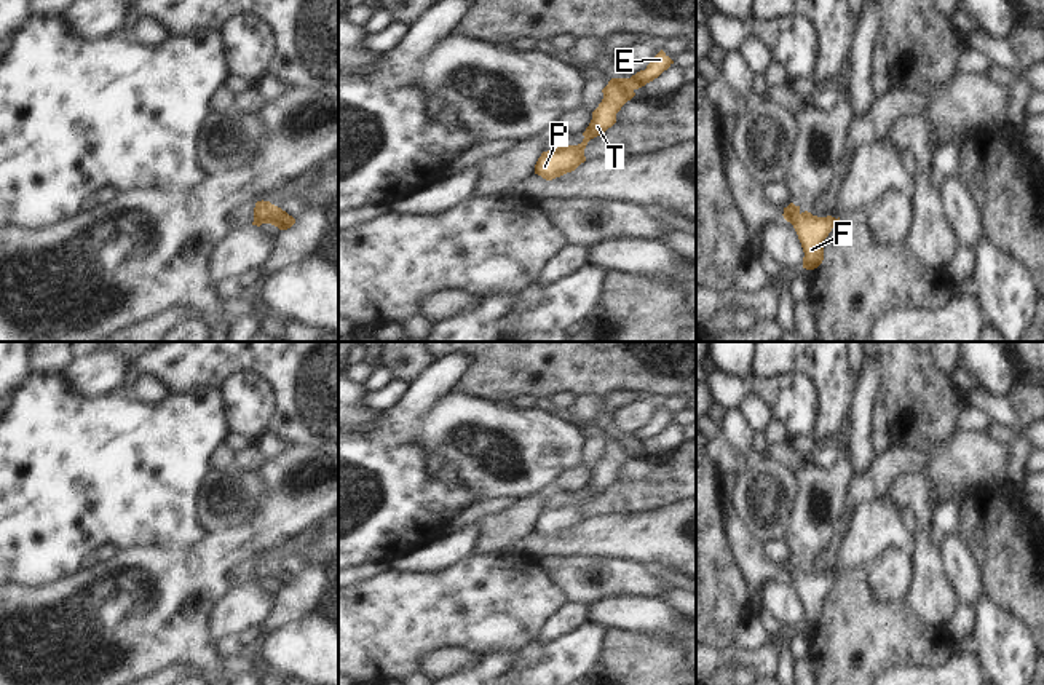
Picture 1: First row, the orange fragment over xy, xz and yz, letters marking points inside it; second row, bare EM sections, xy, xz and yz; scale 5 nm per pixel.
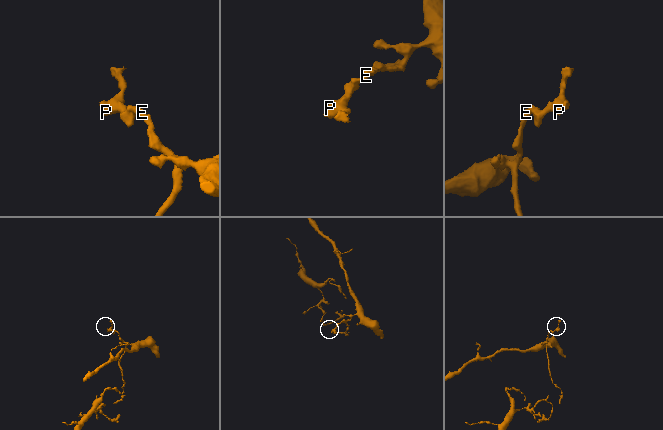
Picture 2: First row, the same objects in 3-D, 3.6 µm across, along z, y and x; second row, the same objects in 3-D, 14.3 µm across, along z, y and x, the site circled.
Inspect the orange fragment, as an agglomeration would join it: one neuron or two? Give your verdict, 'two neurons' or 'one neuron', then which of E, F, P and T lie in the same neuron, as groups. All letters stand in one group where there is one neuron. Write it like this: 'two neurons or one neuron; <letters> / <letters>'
one neuron; E F P T

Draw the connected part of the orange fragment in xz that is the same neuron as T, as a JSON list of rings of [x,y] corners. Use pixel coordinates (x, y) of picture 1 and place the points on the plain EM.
[[[661,407],[645,428],[637,430],[631,436],[611,436],[602,447],[603,457],[592,469],[592,477],[583,490],[583,500],[543,509],[535,522],[535,532],[546,538],[552,538],[575,529],[586,519],[584,506],[587,500],[603,492],[616,481],[616,471],[635,453],[634,449],[658,436],[672,422],[674,418]]]

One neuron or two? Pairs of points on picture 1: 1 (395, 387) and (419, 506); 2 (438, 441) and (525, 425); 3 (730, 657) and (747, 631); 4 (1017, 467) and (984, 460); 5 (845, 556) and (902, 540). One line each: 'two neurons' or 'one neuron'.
1: two neurons
2: one neuron
3: two neurons
4: two neurons
5: one neuron

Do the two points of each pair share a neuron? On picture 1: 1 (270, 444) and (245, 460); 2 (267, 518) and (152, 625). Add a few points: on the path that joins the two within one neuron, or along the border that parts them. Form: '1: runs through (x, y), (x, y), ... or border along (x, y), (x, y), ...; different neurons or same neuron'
1: runs through (264, 447), (251, 457); same neuron
2: runs through (238, 543), (230, 546), (181, 596); same neuron

